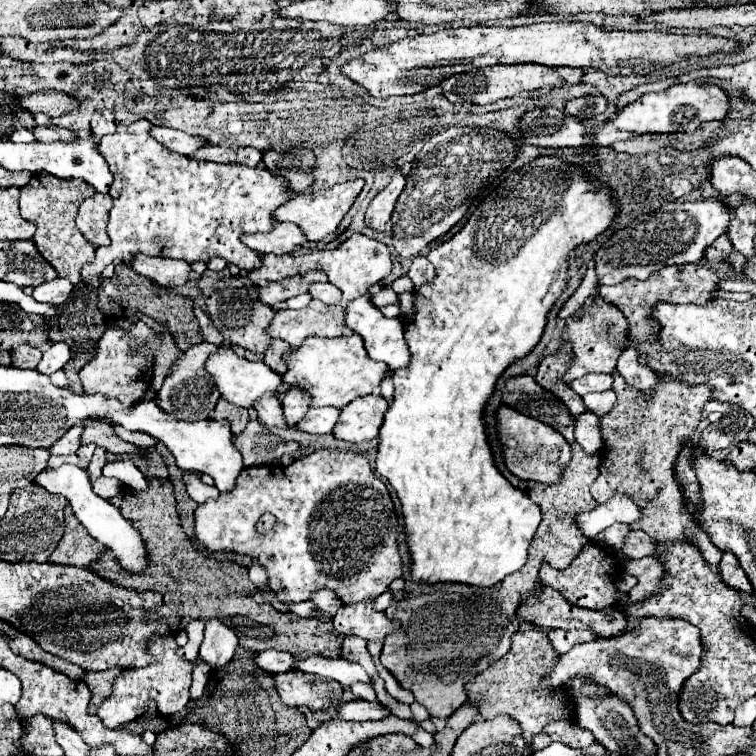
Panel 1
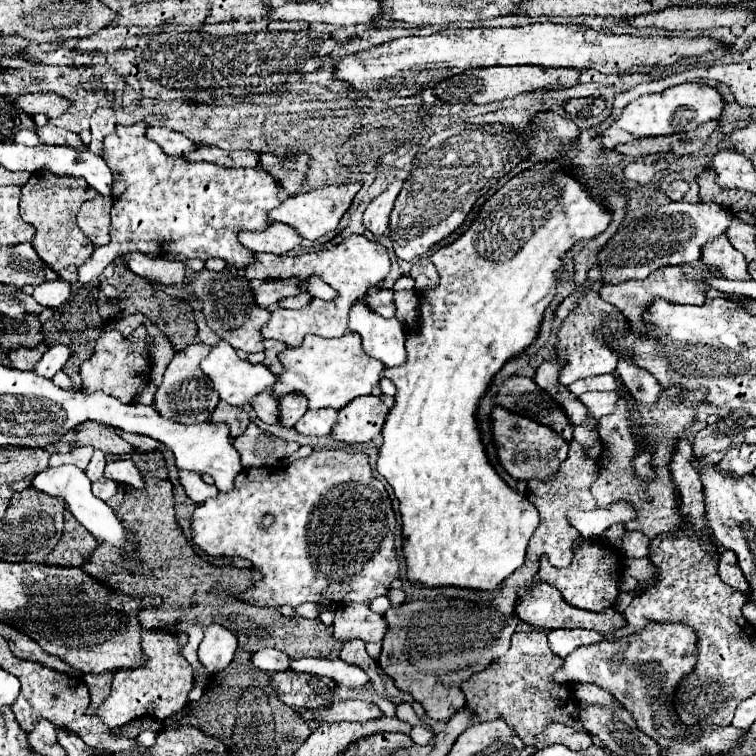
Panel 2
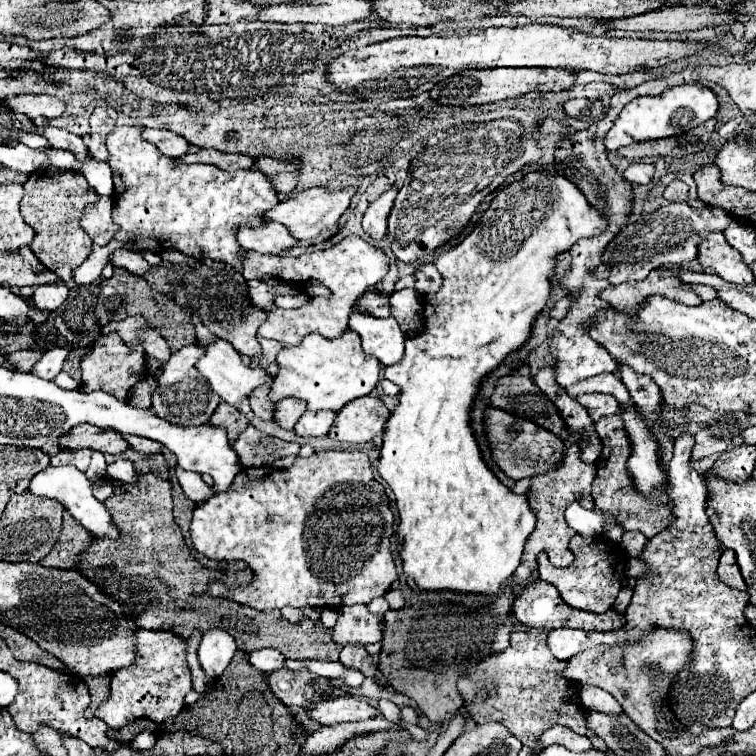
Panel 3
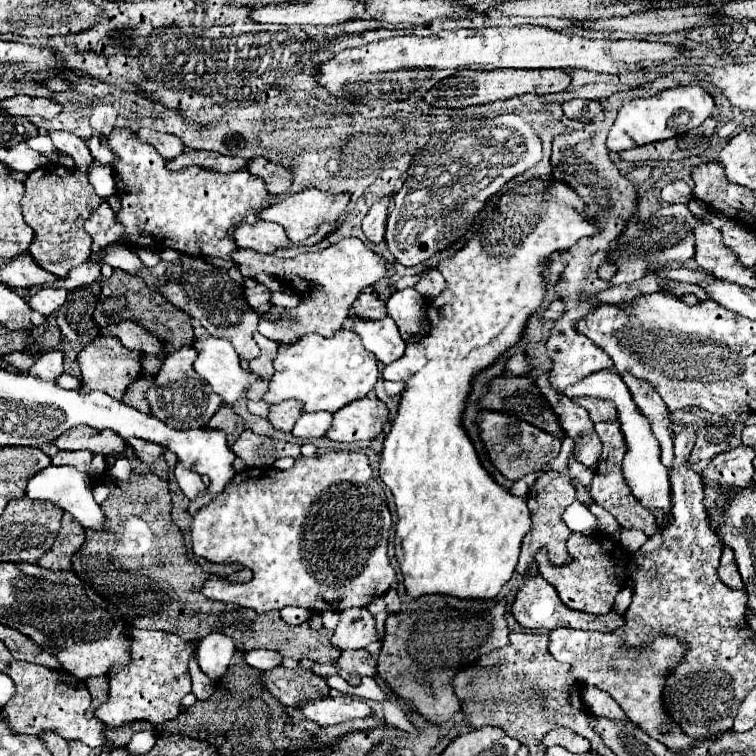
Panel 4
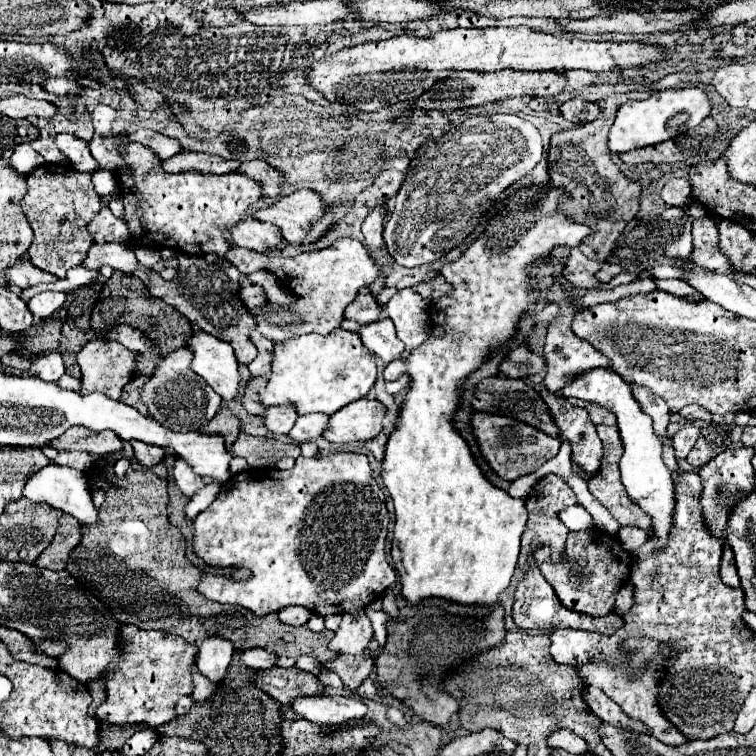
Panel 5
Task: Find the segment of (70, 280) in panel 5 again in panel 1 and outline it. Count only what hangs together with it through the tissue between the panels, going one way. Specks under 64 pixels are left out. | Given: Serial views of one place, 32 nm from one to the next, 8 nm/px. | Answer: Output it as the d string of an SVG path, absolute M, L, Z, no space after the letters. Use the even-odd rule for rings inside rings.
M138 120L130 126L118 124L116 132L104 136L100 142L100 154L104 156L110 172L114 174L114 182L110 188L114 206L110 210L108 222L108 236L112 242L96 250L94 264L90 262L82 268L82 282L100 276L108 264L126 262L138 252L148 256L182 258L186 262L208 262L210 258L218 256L224 258L228 264L236 264L244 270L256 268L260 254L246 248L240 242L240 236L242 232L268 232L274 226L276 220L272 218L272 212L292 194L288 190L288 184L280 180L280 176L266 172L262 166L248 168L242 164L216 164L206 160L190 160L186 156L168 152L148 134L150 128L152 124L148 120Z

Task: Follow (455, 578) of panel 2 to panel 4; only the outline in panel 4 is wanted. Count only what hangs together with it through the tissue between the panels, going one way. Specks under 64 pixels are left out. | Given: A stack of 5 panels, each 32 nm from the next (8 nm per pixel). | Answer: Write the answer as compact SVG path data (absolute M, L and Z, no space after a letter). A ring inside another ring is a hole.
M528 180L494 200L494 204L494 210L488 212L486 222L468 244L458 250L454 258L446 258L438 264L448 288L428 302L430 332L418 344L410 344L402 360L398 358L382 372L384 380L406 382L392 430L384 440L380 478L394 496L398 514L394 556L400 564L404 588L410 598L442 594L460 600L494 600L512 578L522 538L530 530L526 498L512 496L488 476L460 420L470 380L522 338L528 316L542 304L546 292L542 270L550 254L558 248L570 248L580 238L598 232L598 224L584 218L582 200L562 182Z

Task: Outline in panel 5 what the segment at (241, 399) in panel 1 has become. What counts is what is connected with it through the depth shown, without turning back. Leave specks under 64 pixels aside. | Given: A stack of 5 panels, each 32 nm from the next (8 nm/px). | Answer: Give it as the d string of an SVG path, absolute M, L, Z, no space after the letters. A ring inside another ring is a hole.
M194 332L186 338L186 348L194 354L190 368L202 376L222 398L232 400L244 388L238 362L230 344L206 332Z

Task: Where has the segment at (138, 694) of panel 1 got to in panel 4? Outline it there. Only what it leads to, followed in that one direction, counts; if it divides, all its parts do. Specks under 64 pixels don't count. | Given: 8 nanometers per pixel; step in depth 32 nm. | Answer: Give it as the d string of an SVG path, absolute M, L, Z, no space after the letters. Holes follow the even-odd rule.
M128 628L128 636L132 638L130 646L130 662L124 666L112 666L108 670L108 700L112 708L98 708L94 714L104 724L120 726L136 720L146 720L154 726L172 720L178 716L178 704L182 696L186 696L192 688L188 662L194 654L196 646L182 640L176 634L160 632L160 630L140 630Z

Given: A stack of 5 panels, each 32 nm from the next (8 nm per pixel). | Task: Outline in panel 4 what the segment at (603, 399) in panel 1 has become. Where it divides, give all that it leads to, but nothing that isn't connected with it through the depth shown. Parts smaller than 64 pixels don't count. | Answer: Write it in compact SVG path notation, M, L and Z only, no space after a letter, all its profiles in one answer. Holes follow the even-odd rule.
M576 398L576 404L580 404L582 408L586 408L592 416L594 422L616 422L614 416L614 408L610 408L610 402L602 402L602 400L586 400L586 398Z

